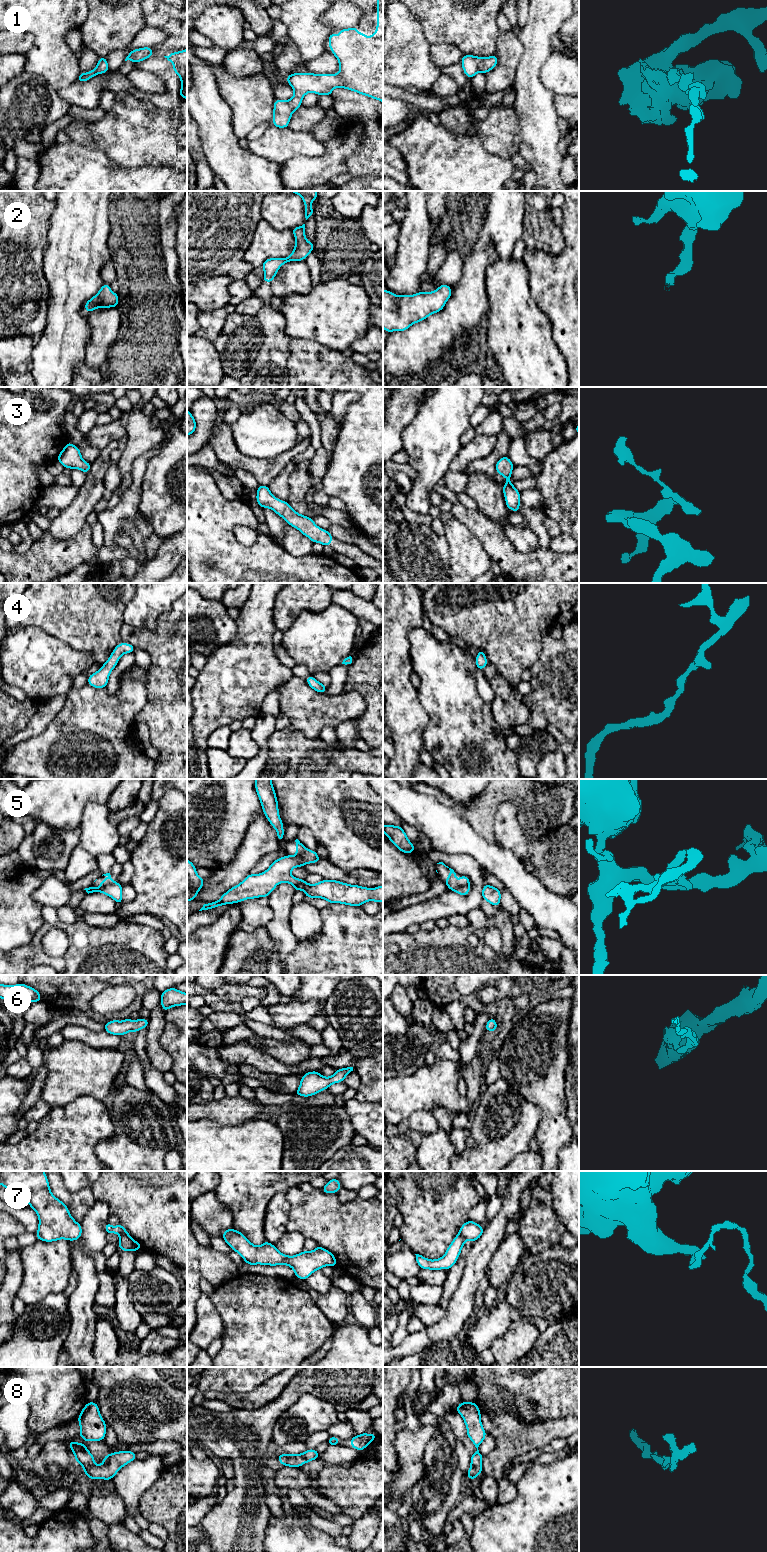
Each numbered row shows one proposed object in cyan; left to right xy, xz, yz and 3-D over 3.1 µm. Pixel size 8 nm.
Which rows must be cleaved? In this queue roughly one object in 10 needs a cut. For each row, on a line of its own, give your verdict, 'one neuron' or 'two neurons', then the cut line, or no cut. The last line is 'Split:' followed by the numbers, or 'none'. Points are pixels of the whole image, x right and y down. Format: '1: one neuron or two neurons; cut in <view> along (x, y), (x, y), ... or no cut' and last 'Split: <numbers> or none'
1: one neuron; no cut
2: one neuron; no cut
3: one neuron; no cut
4: one neuron; no cut
5: two neurons; cut in yz along (468, 883), (457, 886), (453, 890)
6: one neuron; no cut
7: two neurons; cut in xy along (120, 1236), (127, 1236), (137, 1249)
8: one neuron; no cut
Split: 5, 7

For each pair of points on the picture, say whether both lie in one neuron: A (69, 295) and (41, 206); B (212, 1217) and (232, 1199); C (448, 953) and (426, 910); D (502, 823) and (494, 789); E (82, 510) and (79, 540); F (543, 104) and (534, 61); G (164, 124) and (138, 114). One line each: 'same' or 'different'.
A: different
B: different
C: different
D: different
E: different
F: same
G: same

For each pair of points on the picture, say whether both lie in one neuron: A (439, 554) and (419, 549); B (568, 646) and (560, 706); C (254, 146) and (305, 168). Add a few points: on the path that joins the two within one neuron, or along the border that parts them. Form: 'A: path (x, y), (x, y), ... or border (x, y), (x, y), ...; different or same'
A: path (434, 554), (424, 554); same
B: path (564, 661), (564, 664), (558, 670), (558, 691); same
C: border (310, 156), (294, 156), (281, 165); different

